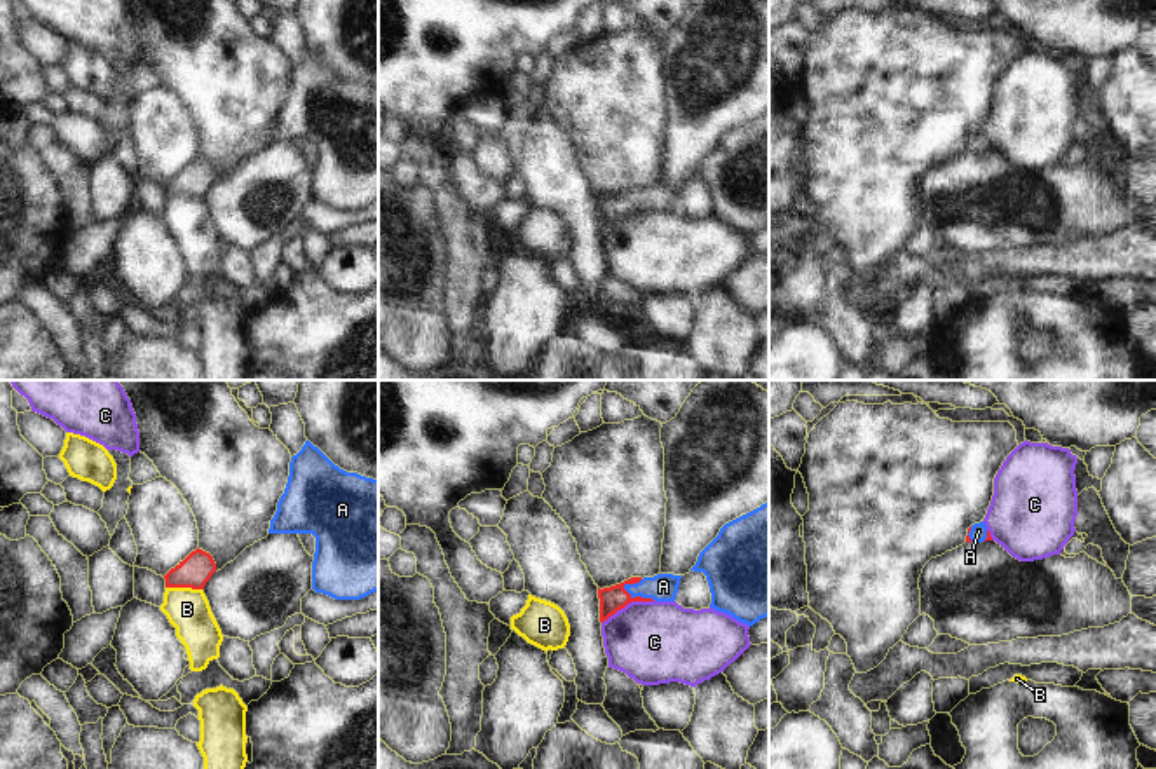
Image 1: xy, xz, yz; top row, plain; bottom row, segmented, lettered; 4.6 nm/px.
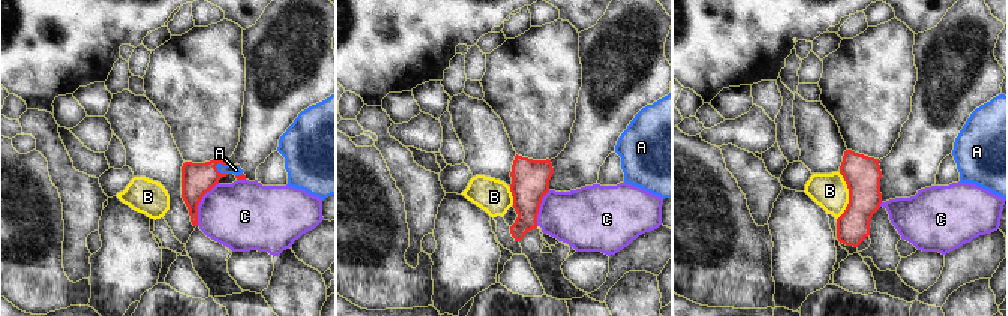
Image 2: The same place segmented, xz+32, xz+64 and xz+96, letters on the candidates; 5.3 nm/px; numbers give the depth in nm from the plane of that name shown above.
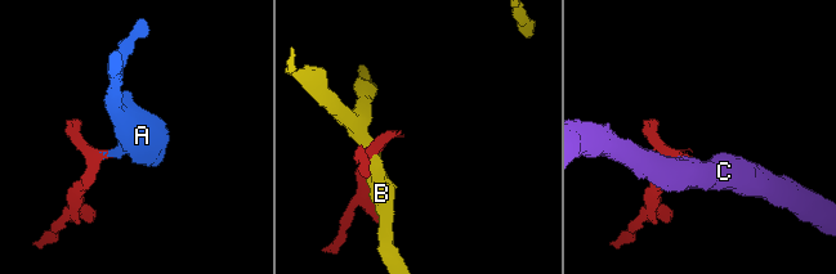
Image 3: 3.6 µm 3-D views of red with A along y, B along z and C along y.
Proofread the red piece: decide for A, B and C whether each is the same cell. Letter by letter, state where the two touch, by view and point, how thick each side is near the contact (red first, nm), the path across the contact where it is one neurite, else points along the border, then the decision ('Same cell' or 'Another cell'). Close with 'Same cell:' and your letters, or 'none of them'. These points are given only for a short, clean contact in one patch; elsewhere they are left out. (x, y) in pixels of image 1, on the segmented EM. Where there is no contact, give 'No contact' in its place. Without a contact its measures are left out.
A: Touches red at xz (637, 597). Thickness 120 nm (red) against 130 nm. Path across: xz (612, 598), (637, 597), (644, 590), (663, 586). Same cell
B: Touches red at xy (183, 586). Thickness 150 nm (red) against 200 nm. Another cell
C: Touches red at xz (628, 602). Thickness 120 nm (red) against 380 nm. Boundary: xz (654, 600), (632, 600), (602, 623). Another cell
Same cell: A.

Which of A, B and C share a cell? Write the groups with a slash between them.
A / B / C

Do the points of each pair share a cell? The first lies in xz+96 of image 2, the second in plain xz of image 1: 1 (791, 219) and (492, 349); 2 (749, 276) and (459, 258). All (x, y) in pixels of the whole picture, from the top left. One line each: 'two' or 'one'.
1: one
2: two

